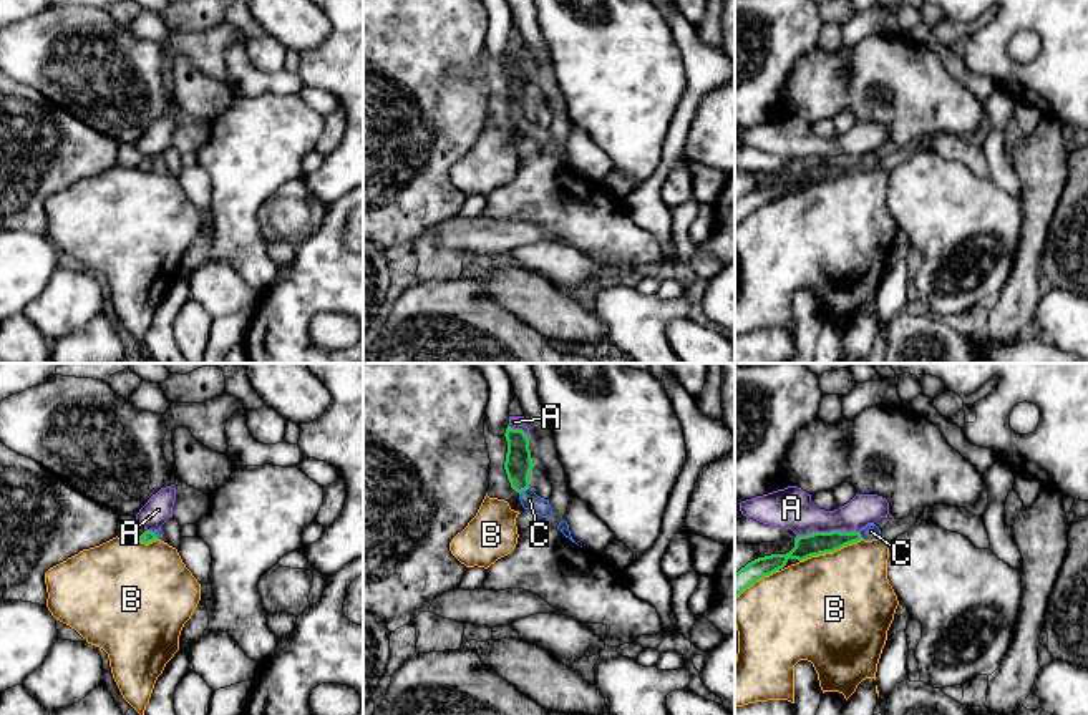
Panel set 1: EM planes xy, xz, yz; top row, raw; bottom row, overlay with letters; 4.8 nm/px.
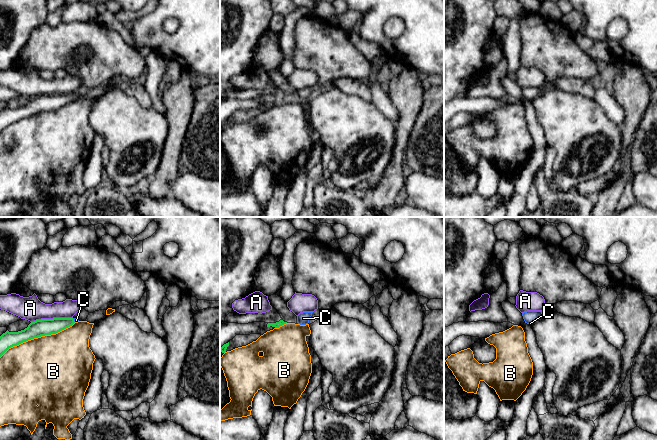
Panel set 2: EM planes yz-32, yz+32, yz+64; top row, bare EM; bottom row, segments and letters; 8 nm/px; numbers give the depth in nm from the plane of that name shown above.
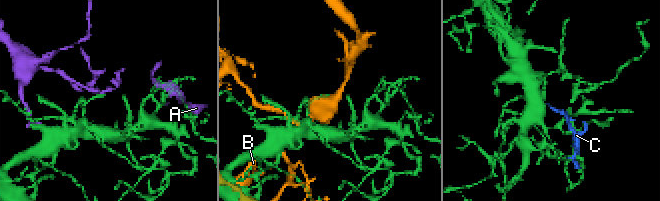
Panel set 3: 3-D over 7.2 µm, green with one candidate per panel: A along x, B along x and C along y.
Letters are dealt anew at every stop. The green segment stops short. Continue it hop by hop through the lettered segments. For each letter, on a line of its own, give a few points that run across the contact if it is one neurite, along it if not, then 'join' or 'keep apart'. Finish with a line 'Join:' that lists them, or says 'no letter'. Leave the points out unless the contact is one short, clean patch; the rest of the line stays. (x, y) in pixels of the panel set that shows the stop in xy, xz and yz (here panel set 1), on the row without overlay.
A: keep apart
B: keep apart
C: line xz (518, 93), (519, 111), (524, 118), (529, 128); join
Join: C

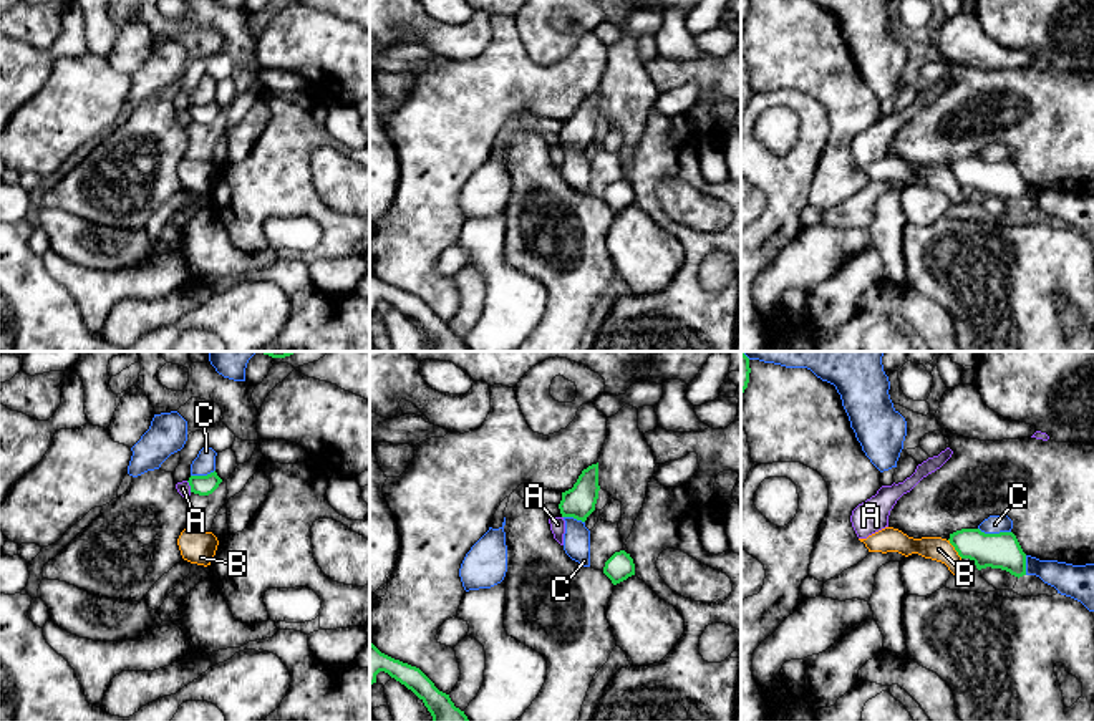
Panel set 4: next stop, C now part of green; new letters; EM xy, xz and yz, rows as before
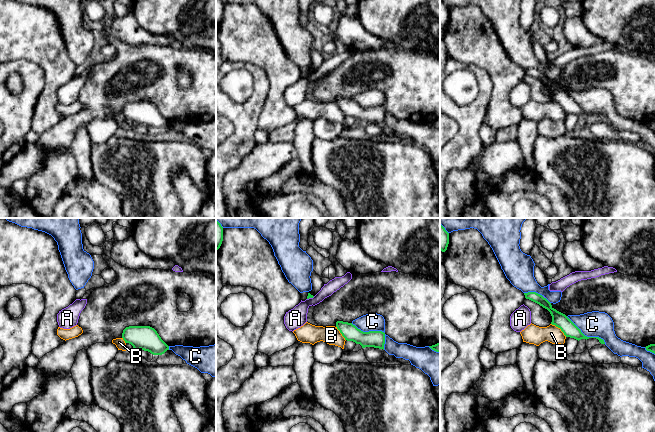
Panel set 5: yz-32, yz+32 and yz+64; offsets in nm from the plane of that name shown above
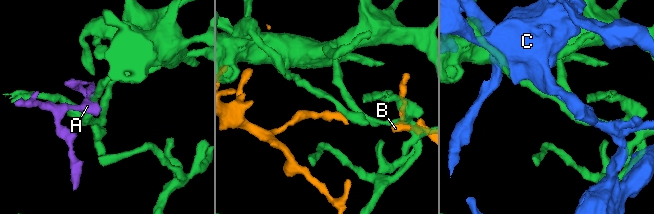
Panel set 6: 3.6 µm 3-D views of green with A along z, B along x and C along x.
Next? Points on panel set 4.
A: line xy (186, 110), (191, 120); keep apart
B: keep apart
C: keep apart
Join: no letter

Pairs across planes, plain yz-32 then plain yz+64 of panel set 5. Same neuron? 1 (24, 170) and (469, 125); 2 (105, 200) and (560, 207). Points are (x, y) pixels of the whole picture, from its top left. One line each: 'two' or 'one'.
1: two
2: one

